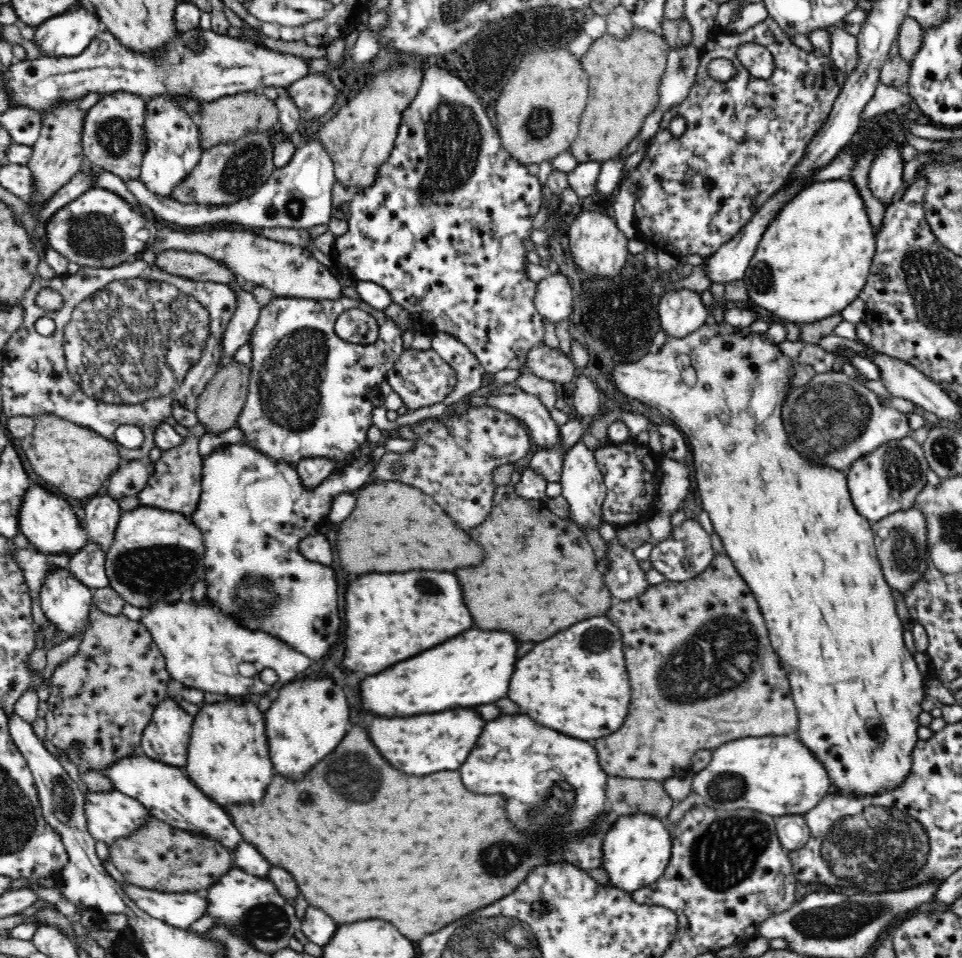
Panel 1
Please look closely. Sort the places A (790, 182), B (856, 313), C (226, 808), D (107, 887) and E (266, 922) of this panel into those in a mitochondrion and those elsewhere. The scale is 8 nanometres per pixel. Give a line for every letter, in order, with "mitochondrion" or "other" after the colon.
A: other
B: other
C: other
D: other
E: mitochondrion

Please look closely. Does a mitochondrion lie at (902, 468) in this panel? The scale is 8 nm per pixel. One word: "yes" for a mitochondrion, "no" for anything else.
yes

